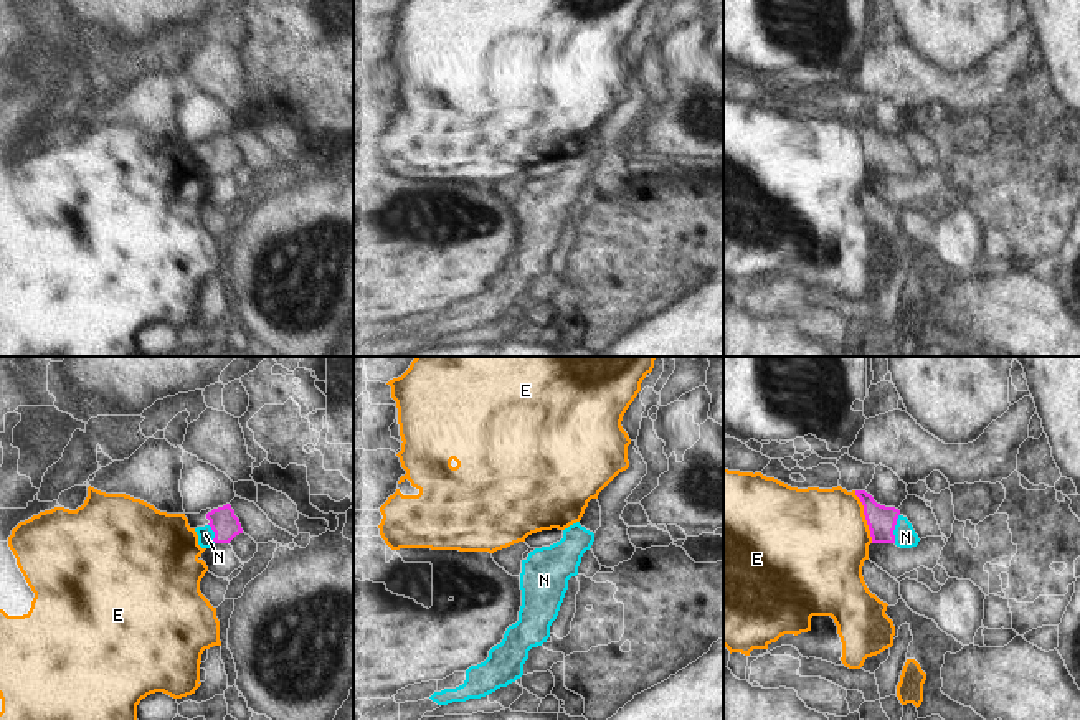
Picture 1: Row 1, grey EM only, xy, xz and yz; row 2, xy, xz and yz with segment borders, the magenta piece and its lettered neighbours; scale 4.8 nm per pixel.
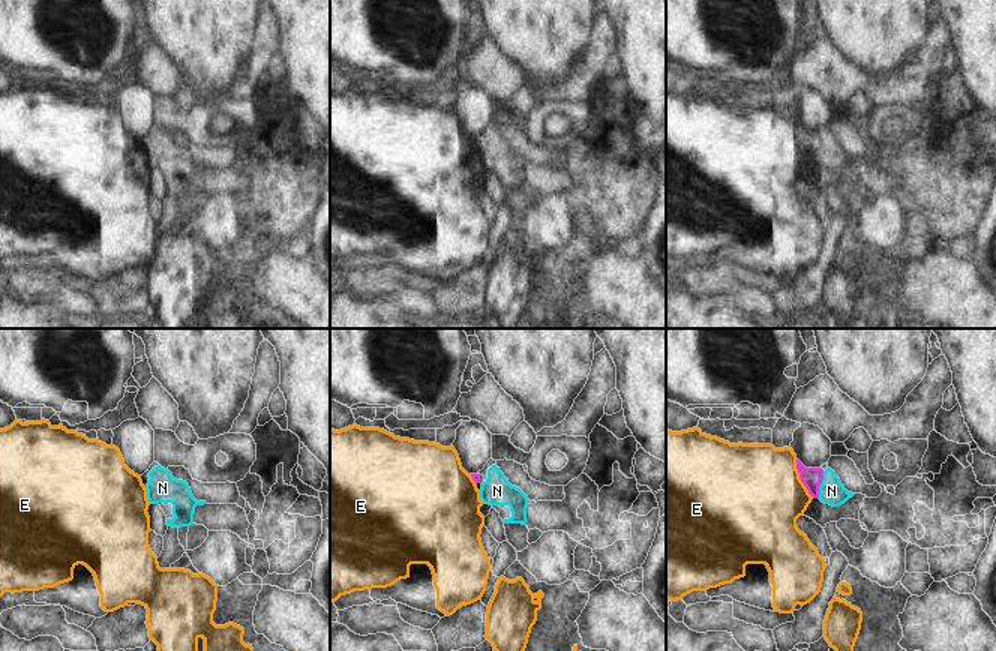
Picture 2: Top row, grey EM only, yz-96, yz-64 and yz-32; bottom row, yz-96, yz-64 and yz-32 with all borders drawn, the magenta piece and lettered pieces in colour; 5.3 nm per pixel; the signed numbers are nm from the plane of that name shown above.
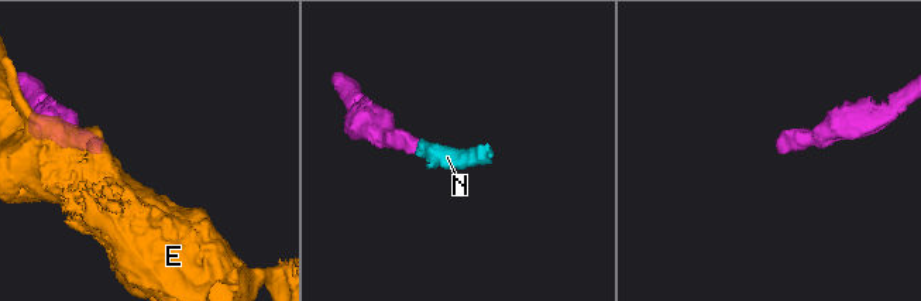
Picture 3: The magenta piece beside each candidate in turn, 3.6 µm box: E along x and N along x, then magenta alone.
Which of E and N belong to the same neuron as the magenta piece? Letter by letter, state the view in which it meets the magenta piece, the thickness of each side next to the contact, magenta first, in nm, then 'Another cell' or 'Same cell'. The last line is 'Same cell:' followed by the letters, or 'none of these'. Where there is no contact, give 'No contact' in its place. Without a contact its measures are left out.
E: Touches magenta in yz. Thickness 140 nm (magenta) against 480 nm. Another cell
N: Touches magenta in yz. Thickness 140 nm (magenta) against 110 nm. Same cell
Same cell: N.

